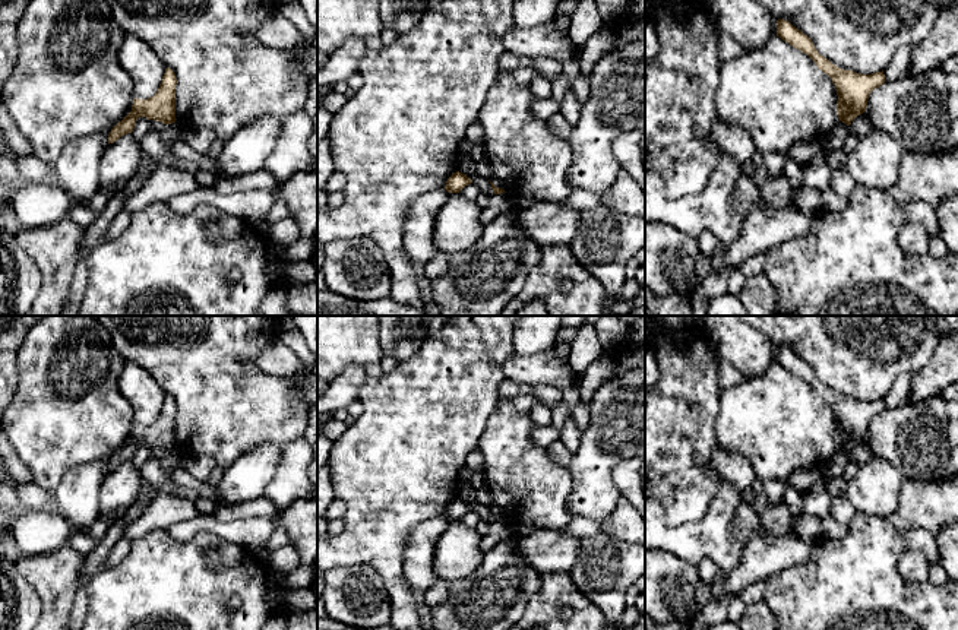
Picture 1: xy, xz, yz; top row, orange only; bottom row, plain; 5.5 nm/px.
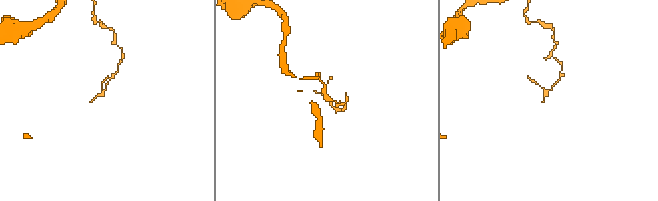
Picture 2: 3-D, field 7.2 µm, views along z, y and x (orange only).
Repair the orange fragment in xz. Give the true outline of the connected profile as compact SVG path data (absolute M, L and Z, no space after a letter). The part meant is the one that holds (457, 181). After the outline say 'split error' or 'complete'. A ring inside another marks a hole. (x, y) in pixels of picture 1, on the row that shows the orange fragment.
M456 171L448 178L445 190L449 193L459 193L465 186L468 186L471 183L472 181L469 177Z | complete

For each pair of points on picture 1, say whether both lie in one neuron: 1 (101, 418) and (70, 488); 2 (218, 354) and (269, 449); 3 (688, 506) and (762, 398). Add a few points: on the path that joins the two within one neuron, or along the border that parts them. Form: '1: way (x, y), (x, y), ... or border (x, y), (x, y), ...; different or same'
1: border (110, 455), (72, 467), (54, 488); different
2: border (281, 443), (259, 442), (236, 461); different
3: border (717, 411), (715, 440), (720, 445); different

